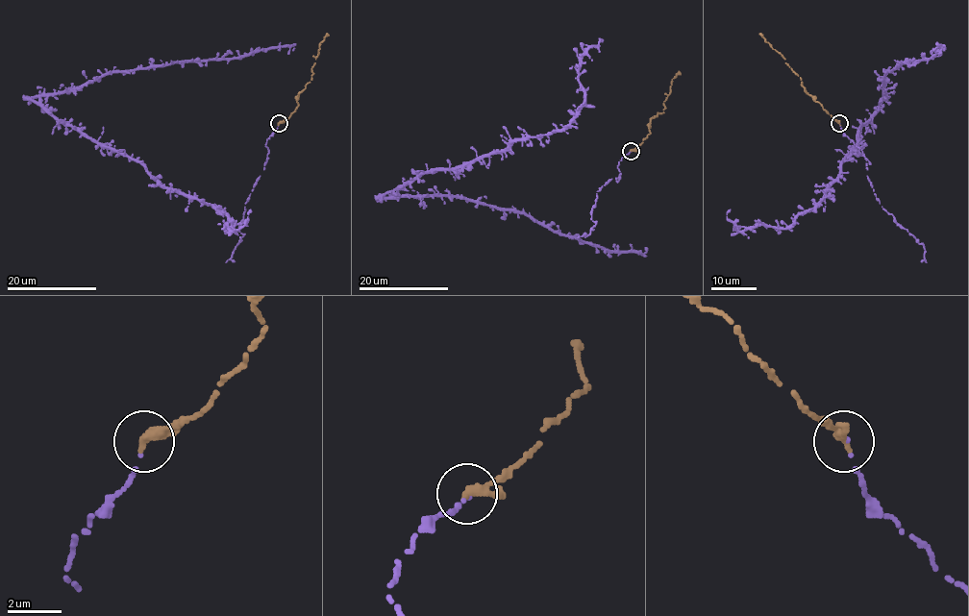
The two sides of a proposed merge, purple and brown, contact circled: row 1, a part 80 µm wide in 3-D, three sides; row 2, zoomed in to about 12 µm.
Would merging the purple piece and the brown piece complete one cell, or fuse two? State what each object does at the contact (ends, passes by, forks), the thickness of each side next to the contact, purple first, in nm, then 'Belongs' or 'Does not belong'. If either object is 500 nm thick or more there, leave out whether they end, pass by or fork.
At the ring purple ends. At the ring brown ends. Thickness 90 nm (purple) against 420 nm. Belongs

